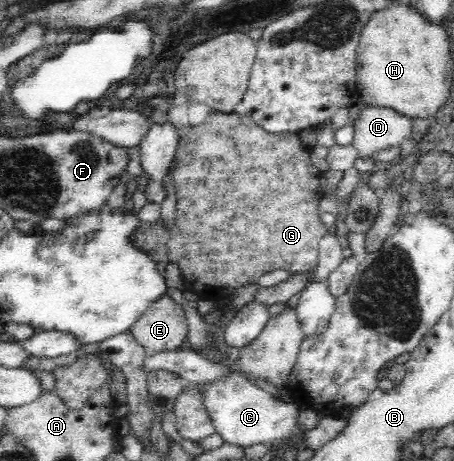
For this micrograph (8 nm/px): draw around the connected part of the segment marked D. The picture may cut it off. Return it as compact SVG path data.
M366 105L357 118L351 122L353 126L352 145L358 150L358 156L366 158L374 152L400 145L411 134L411 120L404 114L385 106Z

